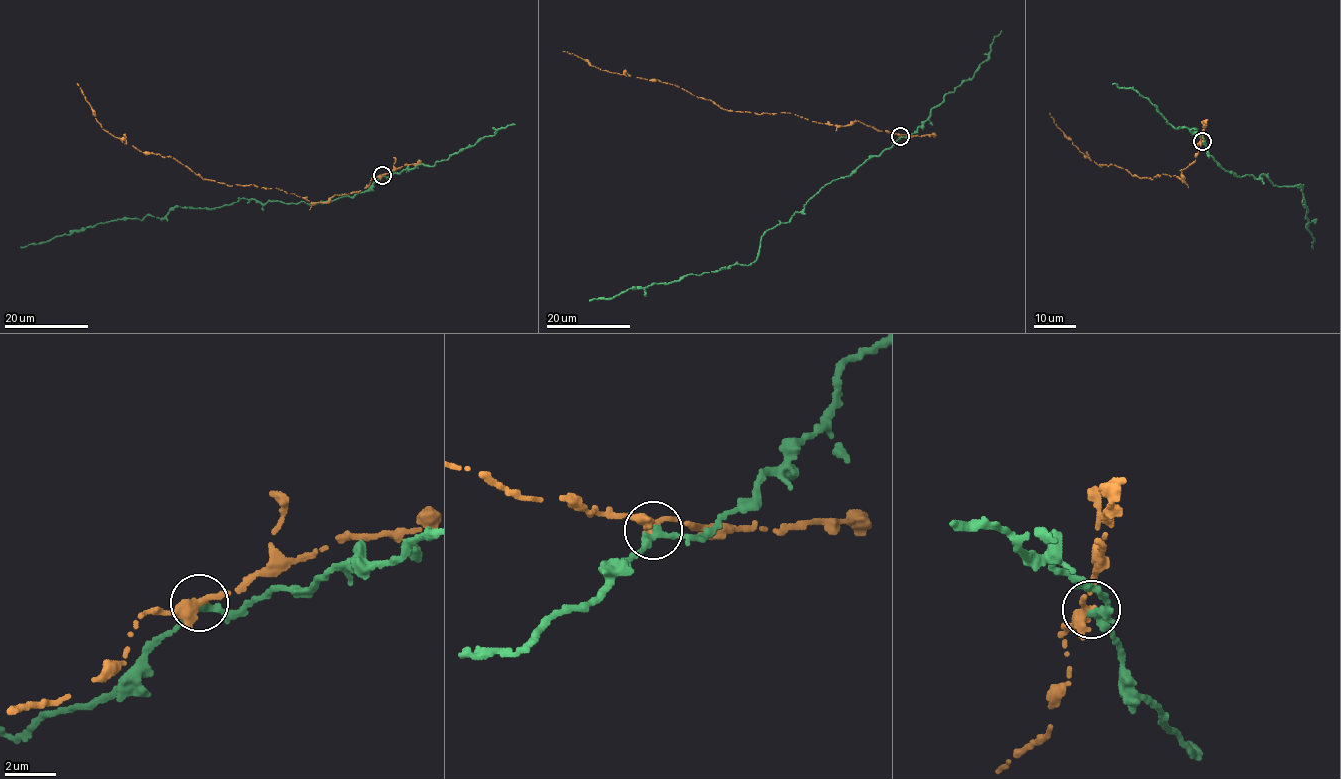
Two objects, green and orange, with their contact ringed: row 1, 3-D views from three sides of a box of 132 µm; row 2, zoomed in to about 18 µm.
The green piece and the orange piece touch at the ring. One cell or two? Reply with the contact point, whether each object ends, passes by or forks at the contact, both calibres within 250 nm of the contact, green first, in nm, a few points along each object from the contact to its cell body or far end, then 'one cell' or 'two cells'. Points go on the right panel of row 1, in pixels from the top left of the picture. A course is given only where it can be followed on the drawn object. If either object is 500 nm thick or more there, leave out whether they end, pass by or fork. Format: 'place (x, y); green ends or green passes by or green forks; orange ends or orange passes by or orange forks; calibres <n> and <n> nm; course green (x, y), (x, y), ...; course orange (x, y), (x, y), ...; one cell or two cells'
place (1202, 141); green passes by; orange passes by; calibres 280 and 320 nm; course green (1202, 141), (1212, 159), (1234, 176), (1258, 179), (1268, 173), (1274, 185), (1303, 186), (1313, 248); course orange (1202, 140), (1195, 161), (1180, 170), (1183, 180), (1165, 173), (1143, 178), (1091, 160), (1049, 112); two cells

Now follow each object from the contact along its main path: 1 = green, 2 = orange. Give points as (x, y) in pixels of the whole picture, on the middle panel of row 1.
1: (901, 136), (849, 176), (828, 183), (789, 221), (765, 232), (757, 259), (749, 265), (687, 274), (589, 300)
2: (900, 136), (855, 120), (836, 126), (790, 113), (728, 111), (678, 86), (626, 72), (609, 72), (563, 51)

